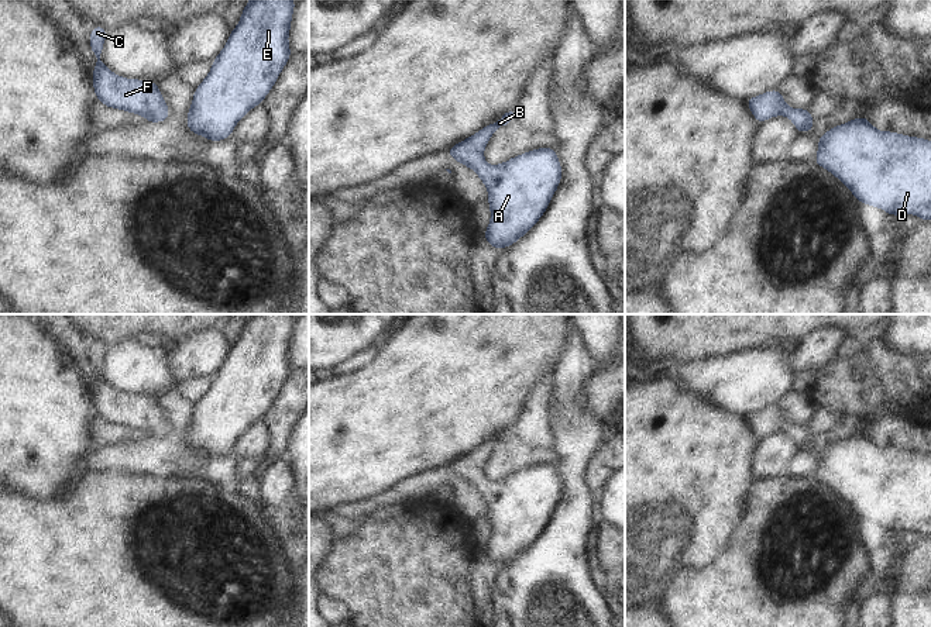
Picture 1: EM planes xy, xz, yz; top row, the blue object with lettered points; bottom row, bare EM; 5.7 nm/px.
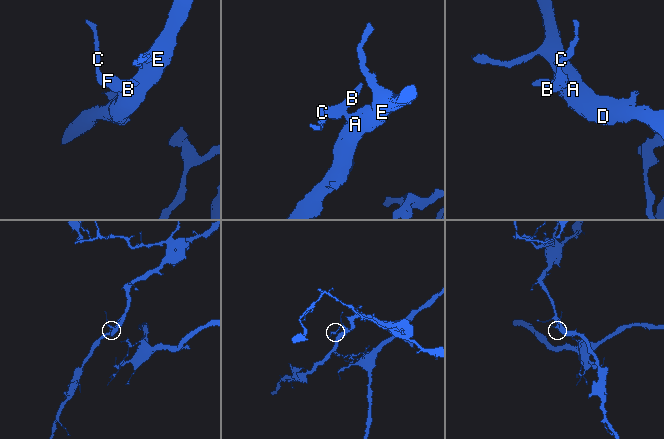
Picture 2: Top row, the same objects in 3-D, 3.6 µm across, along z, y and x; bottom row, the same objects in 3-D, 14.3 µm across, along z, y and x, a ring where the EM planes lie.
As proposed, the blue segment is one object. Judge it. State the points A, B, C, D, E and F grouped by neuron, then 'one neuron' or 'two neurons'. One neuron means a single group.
A B C D E F; one neuron

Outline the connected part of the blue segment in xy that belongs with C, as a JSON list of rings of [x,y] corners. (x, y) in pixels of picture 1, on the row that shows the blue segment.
[[[93,25],[89,46],[96,59],[92,77],[97,100],[109,108],[120,108],[131,114],[144,116],[147,123],[166,121],[171,111],[159,92],[158,83],[121,77],[102,62],[106,37],[107,28]]]

